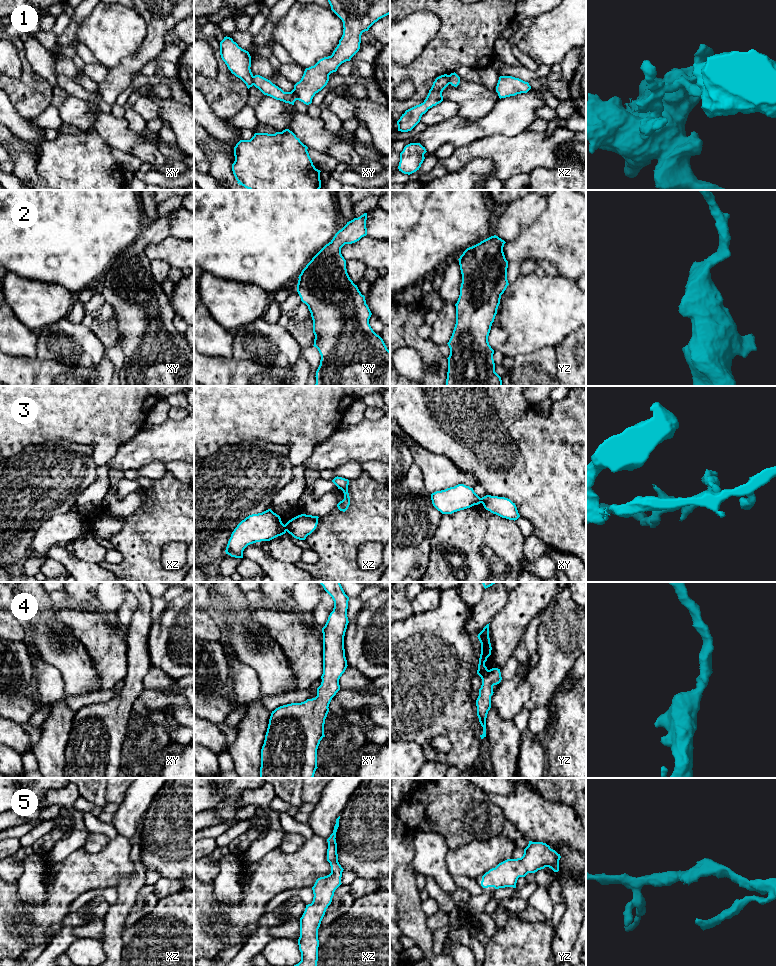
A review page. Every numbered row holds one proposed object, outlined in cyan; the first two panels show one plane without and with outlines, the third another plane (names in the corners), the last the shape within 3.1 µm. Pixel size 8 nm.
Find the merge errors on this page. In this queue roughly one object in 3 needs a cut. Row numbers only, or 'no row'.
1, 3

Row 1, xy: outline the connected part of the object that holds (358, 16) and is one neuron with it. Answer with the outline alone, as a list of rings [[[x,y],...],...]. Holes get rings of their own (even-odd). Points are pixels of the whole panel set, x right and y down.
[[[328,0],[328,2],[331,6],[331,10],[342,20],[344,28],[343,35],[332,55],[324,57],[314,66],[306,68],[301,80],[294,85],[294,89],[291,92],[284,92],[270,80],[260,75],[253,76],[254,86],[264,95],[292,105],[294,105],[296,100],[299,100],[306,105],[311,104],[315,94],[327,85],[329,75],[336,72],[342,63],[350,61],[359,51],[362,33],[368,31],[379,19],[390,14],[390,0]]]

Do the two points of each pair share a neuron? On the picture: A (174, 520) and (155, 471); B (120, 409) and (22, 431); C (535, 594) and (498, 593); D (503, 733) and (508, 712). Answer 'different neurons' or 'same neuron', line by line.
A: different neurons
B: same neuron
C: different neurons
D: different neurons

